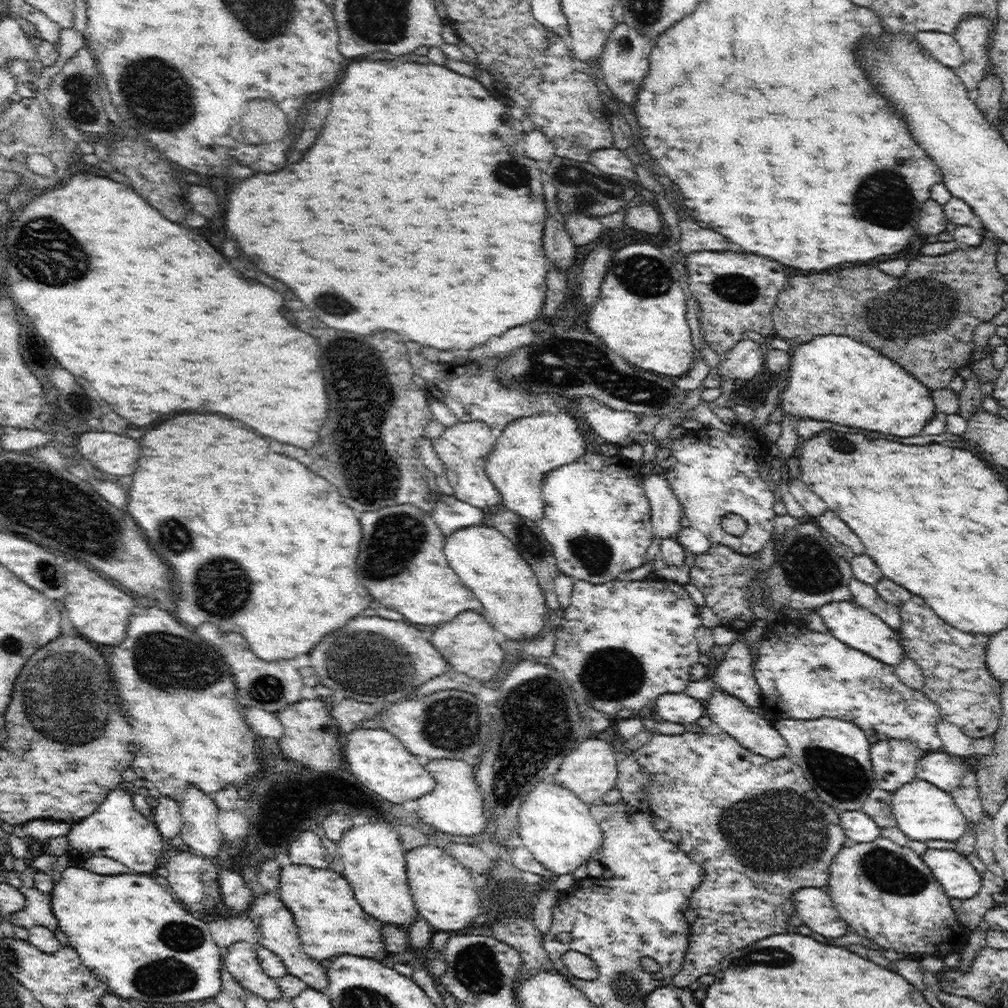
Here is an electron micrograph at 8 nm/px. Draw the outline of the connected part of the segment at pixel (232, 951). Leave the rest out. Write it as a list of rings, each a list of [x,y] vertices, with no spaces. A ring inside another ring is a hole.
[[[255,941],[234,942],[228,946],[224,965],[236,981],[248,992],[261,996],[264,1000],[282,998],[275,978],[268,976],[261,967],[255,951]]]

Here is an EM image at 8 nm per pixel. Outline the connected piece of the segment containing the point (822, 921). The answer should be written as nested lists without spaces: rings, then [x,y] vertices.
[[[816,887],[801,888],[791,899],[803,924],[810,926],[814,932],[826,938],[838,938],[848,934],[848,926],[834,908],[828,890]]]

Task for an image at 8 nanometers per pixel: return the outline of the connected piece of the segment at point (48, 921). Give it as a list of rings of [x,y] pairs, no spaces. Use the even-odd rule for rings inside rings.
[[[22,886],[18,890],[24,895],[26,904],[22,910],[10,915],[12,924],[16,923],[16,925],[22,925],[27,929],[33,926],[46,926],[46,928],[55,931],[59,928],[57,918],[52,910],[50,893],[42,892],[34,886],[32,888]]]

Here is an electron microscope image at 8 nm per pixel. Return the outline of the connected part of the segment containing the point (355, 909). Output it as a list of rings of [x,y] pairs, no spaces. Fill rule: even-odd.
[[[291,863],[280,868],[277,894],[292,912],[294,922],[300,930],[299,939],[304,952],[310,958],[328,963],[329,958],[336,954],[356,954],[382,961],[389,955],[382,940],[380,920],[368,916],[364,908],[360,908],[340,869]]]

